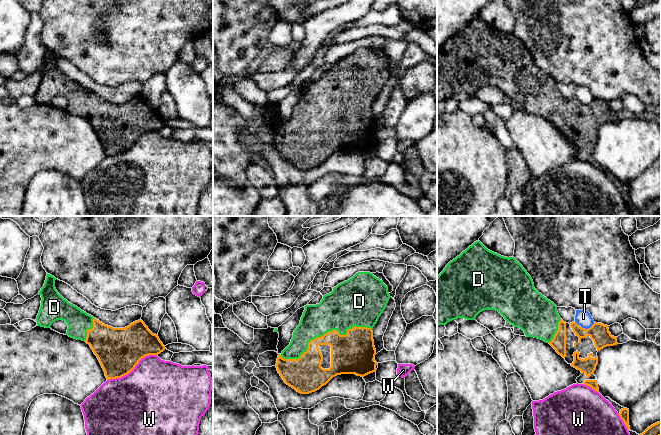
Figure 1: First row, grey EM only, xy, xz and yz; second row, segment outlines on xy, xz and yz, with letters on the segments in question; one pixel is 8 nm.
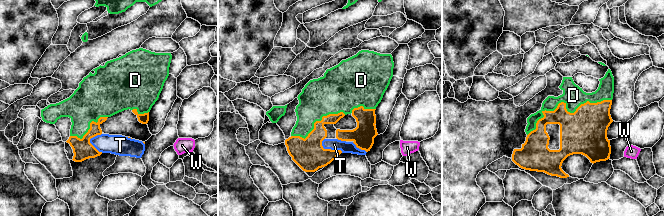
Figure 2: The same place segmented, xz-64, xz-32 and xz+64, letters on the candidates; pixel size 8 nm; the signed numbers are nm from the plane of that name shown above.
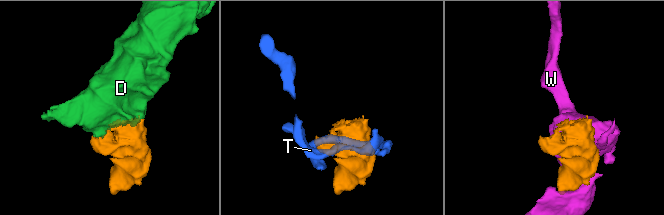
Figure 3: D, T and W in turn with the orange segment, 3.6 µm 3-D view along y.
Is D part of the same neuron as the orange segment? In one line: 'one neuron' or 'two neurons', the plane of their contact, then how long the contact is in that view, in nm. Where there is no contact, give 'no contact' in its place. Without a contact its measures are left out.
one neuron | xz | 750 nm

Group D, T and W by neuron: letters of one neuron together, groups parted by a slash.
D / T / W

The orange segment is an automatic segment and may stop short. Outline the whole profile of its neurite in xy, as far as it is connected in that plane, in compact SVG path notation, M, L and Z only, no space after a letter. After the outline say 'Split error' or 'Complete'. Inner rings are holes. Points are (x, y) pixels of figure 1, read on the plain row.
M47 49L44 62L39 67L41 83L37 91L37 101L50 104L53 98L63 96L67 99L66 111L85 117L97 132L107 156L121 154L130 149L145 132L158 131L166 124L158 111L153 110L142 96L135 97L125 104L105 101L93 92L64 75L55 64L56 54Z. Split error

